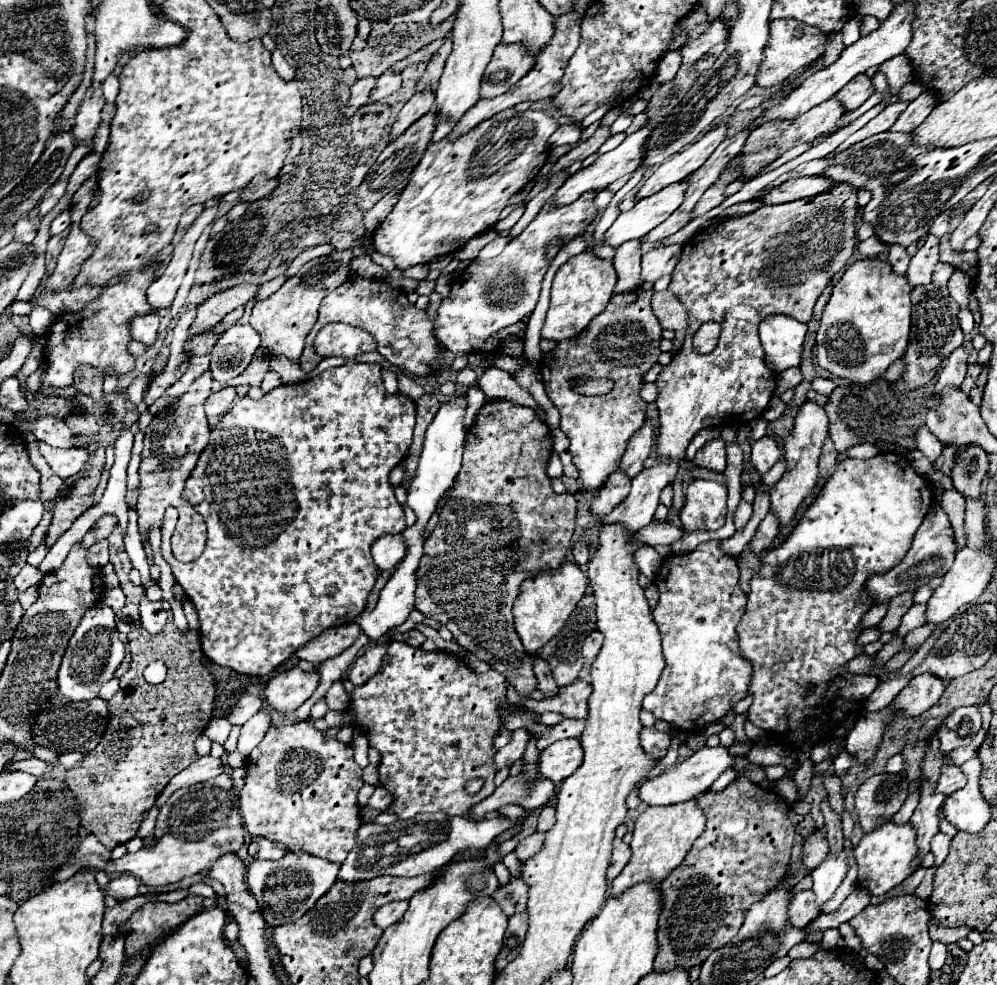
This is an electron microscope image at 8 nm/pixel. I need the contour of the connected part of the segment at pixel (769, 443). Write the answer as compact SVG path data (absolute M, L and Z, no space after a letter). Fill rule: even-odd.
M763 437L753 443L753 467L763 475L767 473L781 457L781 449L771 437Z

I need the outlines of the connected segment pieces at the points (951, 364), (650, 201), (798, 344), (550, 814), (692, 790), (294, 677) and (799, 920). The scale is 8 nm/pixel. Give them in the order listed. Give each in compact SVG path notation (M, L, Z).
M957 347L947 359L945 359L945 365L939 373L939 379L937 379L937 385L935 389L943 389L947 385L961 385L963 383L963 377L965 377L965 371L967 371L967 349L965 347Z
M687 179L681 183L673 183L657 195L641 199L633 209L621 213L611 229L605 233L605 243L611 247L619 247L623 241L641 239L651 229L661 225L665 217L669 217L681 203L687 191Z
M787 315L767 317L759 325L759 339L765 351L765 361L773 373L799 367L805 333L807 325Z
M547 805L541 815L539 815L539 823L537 823L537 831L549 831L555 825L555 807Z
M717 745L717 747L703 747L697 753L693 753L689 759L677 763L671 769L665 769L663 773L645 779L639 785L639 797L643 803L647 805L675 805L675 803L683 803L689 799L699 797L701 793L705 793L709 789L709 785L725 771L733 767L733 757L727 755L727 749Z
M293 667L269 681L265 689L265 699L273 709L281 713L291 713L313 695L317 685L319 685L319 671L307 673L299 667Z
M801 891L789 903L789 923L795 927L807 927L819 915L819 905L811 891Z

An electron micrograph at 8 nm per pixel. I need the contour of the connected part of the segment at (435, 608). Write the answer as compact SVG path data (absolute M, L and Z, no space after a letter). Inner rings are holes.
M491 399L489 403L485 403L477 417L475 417L475 423L471 425L469 429L469 437L467 437L467 445L465 445L465 457L463 457L463 467L461 471L457 473L457 481L453 483L453 489L449 489L447 493L447 501L445 505L439 509L439 523L435 525L435 529L431 531L431 535L427 537L425 541L425 549L423 549L423 557L421 557L421 565L417 567L417 589L415 589L415 609L421 611L425 617L431 617L435 621L439 621L443 627L447 627L455 641L467 649L469 653L475 653L479 659L487 661L495 671L499 671L515 689L521 697L529 697L535 687L537 687L537 679L535 679L535 673L533 673L533 657L527 655L527 651L523 649L517 633L515 633L515 627L513 627L513 613L511 613L511 607L519 595L519 585L531 577L531 575L537 575L545 569L557 569L563 561L565 561L565 555L567 555L567 549L571 547L571 537L573 537L573 531L575 531L575 497L571 493L567 495L557 495L551 487L551 479L547 477L547 461L551 457L551 451L553 449L553 439L551 439L551 431L549 427L537 417L537 413L529 407L523 407L523 405L517 405L517 403L511 403L507 399Z

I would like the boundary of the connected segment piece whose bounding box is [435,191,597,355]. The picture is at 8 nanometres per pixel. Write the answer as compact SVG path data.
M595 191L583 193L573 205L561 205L549 209L549 201L541 207L533 223L529 223L521 235L517 235L501 255L487 261L471 261L469 267L455 277L447 299L441 301L435 317L435 337L451 353L497 353L497 333L509 325L515 325L529 317L537 305L541 281L547 273L545 245L555 237L573 239L585 227L589 227L597 209L593 205Z

